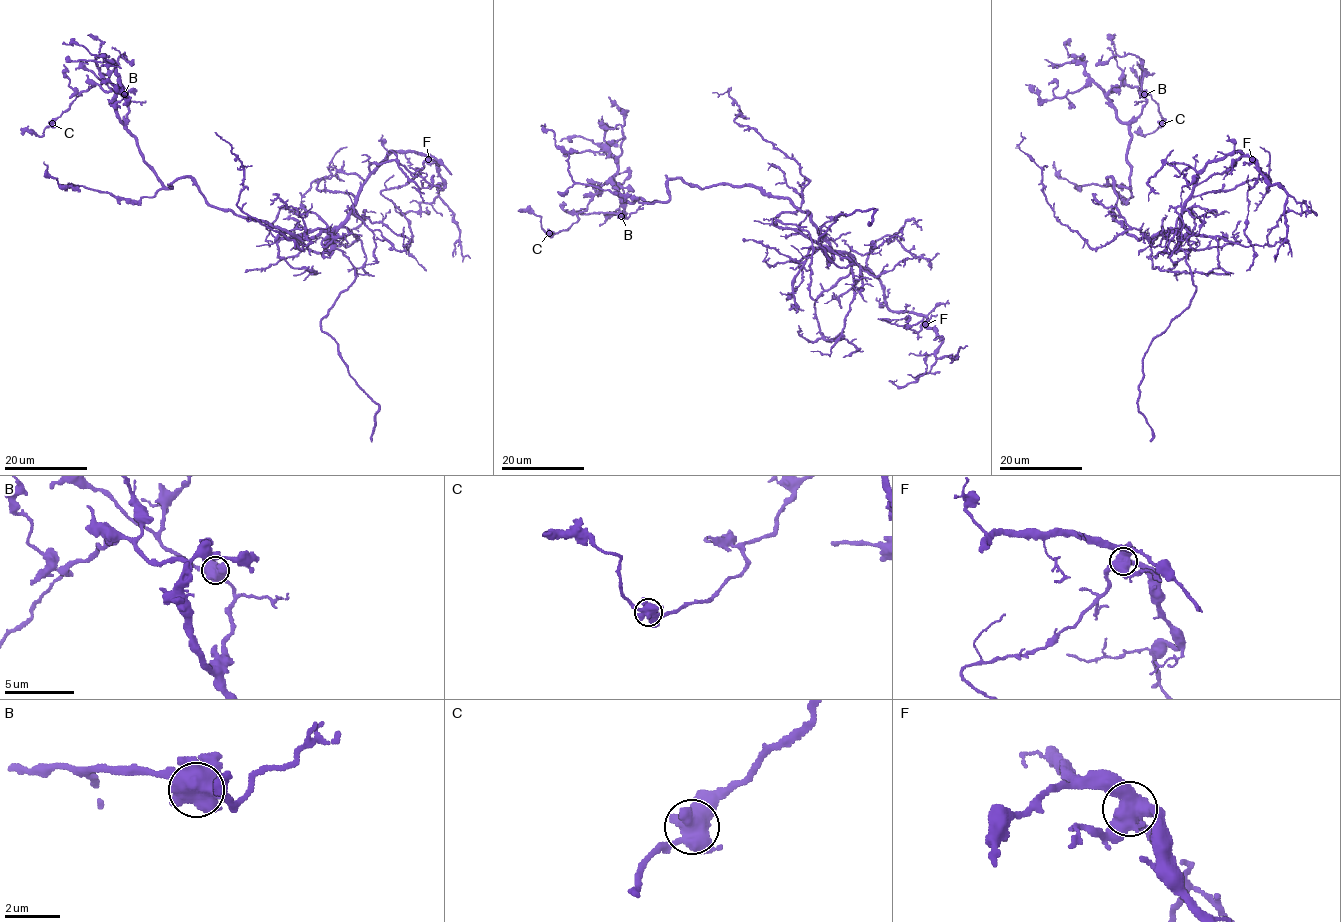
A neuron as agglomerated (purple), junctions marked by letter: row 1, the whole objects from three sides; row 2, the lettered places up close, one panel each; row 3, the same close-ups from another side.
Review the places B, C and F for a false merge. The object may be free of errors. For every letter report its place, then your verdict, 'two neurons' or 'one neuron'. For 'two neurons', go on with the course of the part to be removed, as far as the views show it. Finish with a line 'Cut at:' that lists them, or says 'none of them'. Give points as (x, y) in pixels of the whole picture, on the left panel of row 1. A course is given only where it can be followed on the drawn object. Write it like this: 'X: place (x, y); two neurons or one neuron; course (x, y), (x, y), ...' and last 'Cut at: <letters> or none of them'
B: place (124, 94); one neuron
C: place (52, 123); one neuron
F: place (428, 159); two neurons; course (428, 160), (404, 184), (381, 192), (408, 222), (412, 233), (409, 253), (426, 270)
Cut at: F

